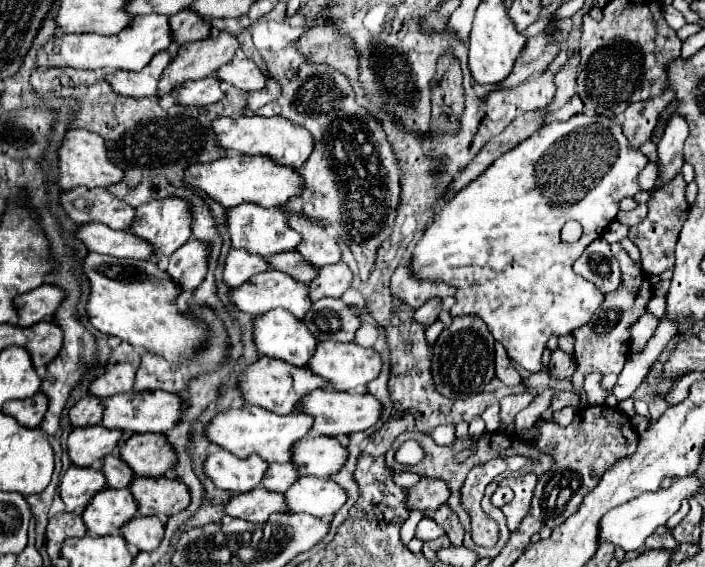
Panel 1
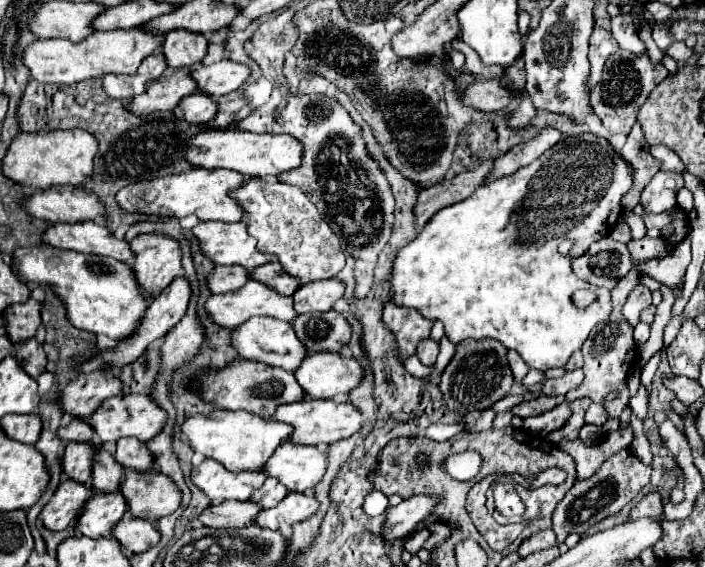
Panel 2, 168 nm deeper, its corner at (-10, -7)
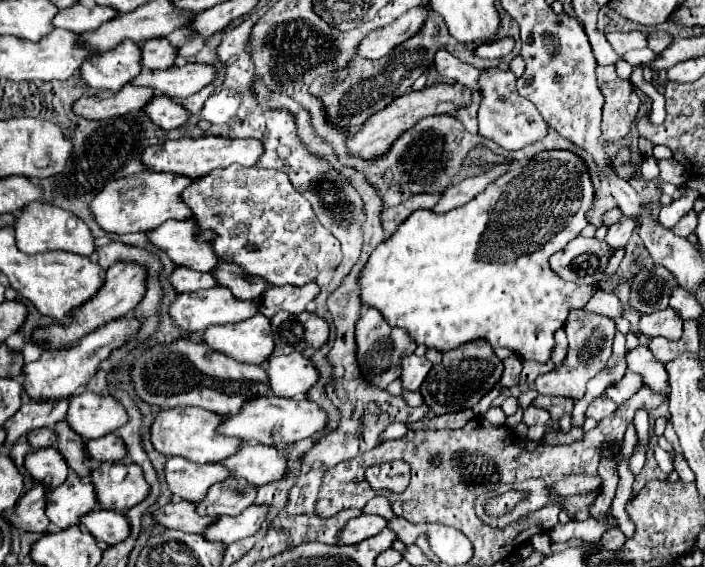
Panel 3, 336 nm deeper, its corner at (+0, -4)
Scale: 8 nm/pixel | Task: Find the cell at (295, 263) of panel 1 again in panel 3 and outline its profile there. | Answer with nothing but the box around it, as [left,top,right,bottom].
[212,262,268,300]

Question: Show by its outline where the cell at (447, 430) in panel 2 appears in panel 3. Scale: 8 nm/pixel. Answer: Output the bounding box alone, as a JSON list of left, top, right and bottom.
[380,422,408,442]

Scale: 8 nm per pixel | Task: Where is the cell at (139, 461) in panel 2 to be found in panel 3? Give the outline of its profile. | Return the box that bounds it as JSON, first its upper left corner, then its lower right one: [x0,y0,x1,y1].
[86,434,126,462]

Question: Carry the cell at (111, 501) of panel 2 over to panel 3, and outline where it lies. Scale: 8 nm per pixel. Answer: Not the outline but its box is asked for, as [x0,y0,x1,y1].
[46,472,94,530]

